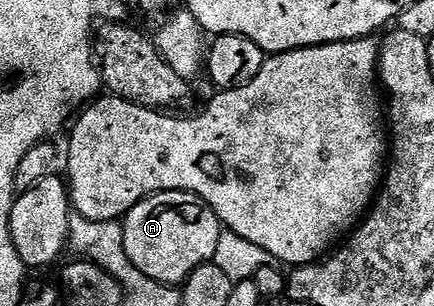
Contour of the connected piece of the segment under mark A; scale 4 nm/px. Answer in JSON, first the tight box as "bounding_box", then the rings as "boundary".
{"bounding_box":[122,190,221,284],"boundary":[[[163,190],[153,194],[122,219],[125,252],[145,276],[158,282],[183,284],[191,271],[210,263],[217,251],[221,223],[211,206],[185,190]]]}

